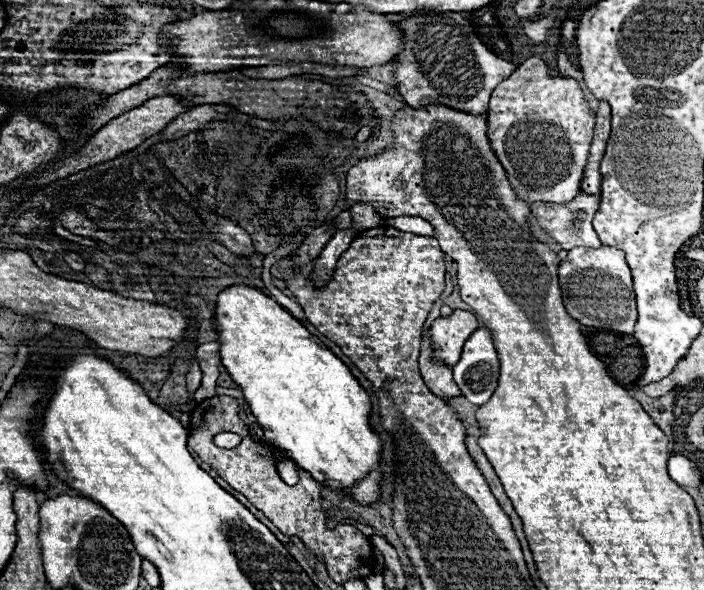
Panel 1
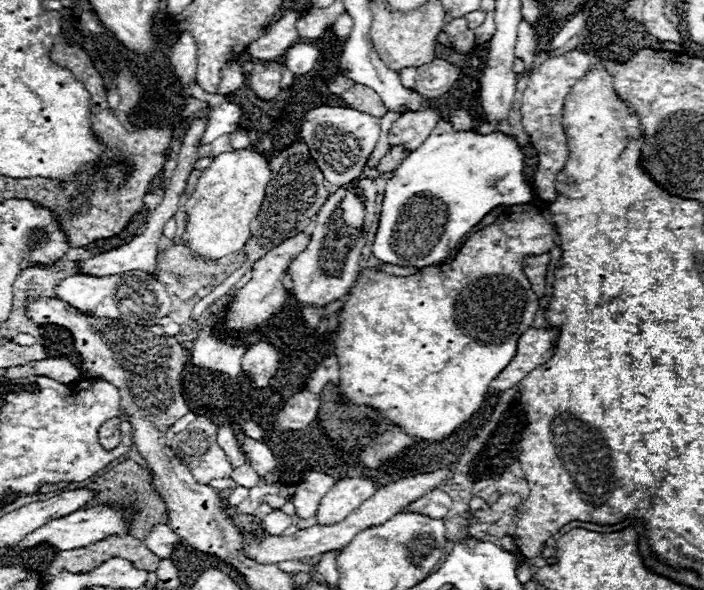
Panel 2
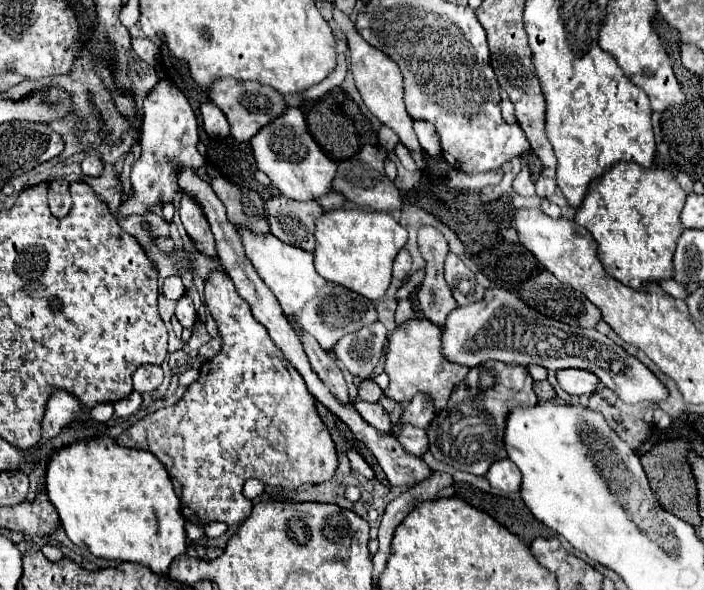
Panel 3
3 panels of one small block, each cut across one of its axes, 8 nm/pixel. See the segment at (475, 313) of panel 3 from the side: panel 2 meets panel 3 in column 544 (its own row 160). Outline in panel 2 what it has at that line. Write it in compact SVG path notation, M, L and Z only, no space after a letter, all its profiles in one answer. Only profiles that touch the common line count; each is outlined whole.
M324 106L310 110L304 116L300 136L308 144L312 158L316 162L326 162L318 164L324 178L334 186L344 186L364 172L366 162L380 138L380 118L354 108L340 108L340 112L336 112L332 106Z

